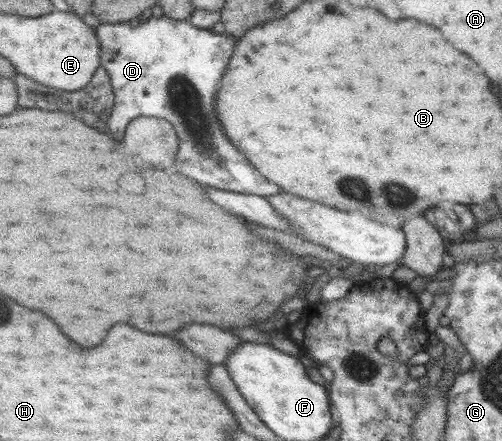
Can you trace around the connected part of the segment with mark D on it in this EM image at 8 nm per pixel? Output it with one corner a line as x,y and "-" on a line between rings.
161,16
140,21
138,18
135,18
125,23
100,23
95,27
95,36
99,39
98,46
101,47
101,50
99,50
99,66
107,72
107,76
109,76
110,79
110,86
114,93
114,104
109,112
111,113
111,115
109,115
109,121
115,121
115,131
117,131
117,133
111,133
113,137
117,137
117,135
121,137
125,125
127,125
131,119
135,119
135,117
149,116
165,119
165,121
168,121
172,125
178,141
177,153
175,154
177,173
181,173
181,175
185,175
185,177
189,177
189,179
193,179
193,181
197,181
197,183
201,183
201,185
209,185
209,187
230,192
258,195
261,197
279,193
279,189
277,189
273,183
267,183
267,181
257,173
257,170
252,165
249,165
246,159
243,159
243,154
238,149
235,149
235,147
231,145
231,142
225,138
225,134
221,131
221,126
217,123
217,119
215,119
214,109
211,107
211,105
213,105
213,99
215,99
213,93
215,93
215,87
217,87
218,84
217,81
219,81
220,76
223,75
223,71
225,71
225,67
227,67
228,59
231,57
234,48
235,40
230,35
199,29
198,27
191,26
191,23
188,23
187,20
175,20

